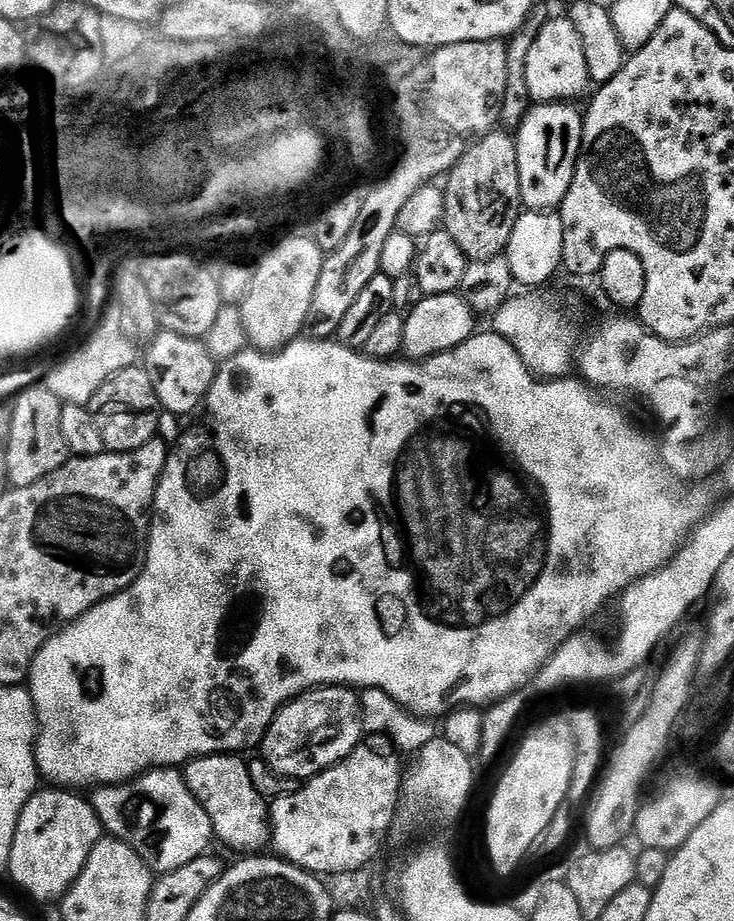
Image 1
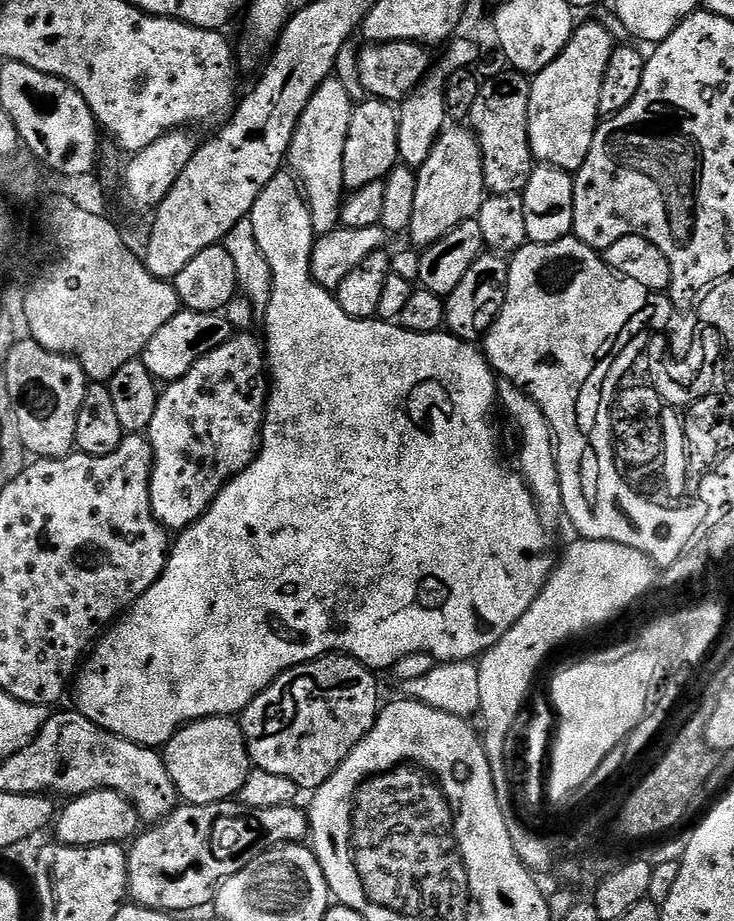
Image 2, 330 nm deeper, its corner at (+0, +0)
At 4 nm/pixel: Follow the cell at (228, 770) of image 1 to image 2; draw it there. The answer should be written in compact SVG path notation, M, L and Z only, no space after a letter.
M207 716L205 720L196 720L193 724L186 724L183 728L177 730L170 738L170 742L165 744L162 749L164 765L170 774L170 778L176 787L177 797L185 804L217 804L223 800L230 800L239 797L242 790L242 782L246 782L250 771L250 761L248 758L248 743L244 740L244 730L240 727L239 719L230 716Z

